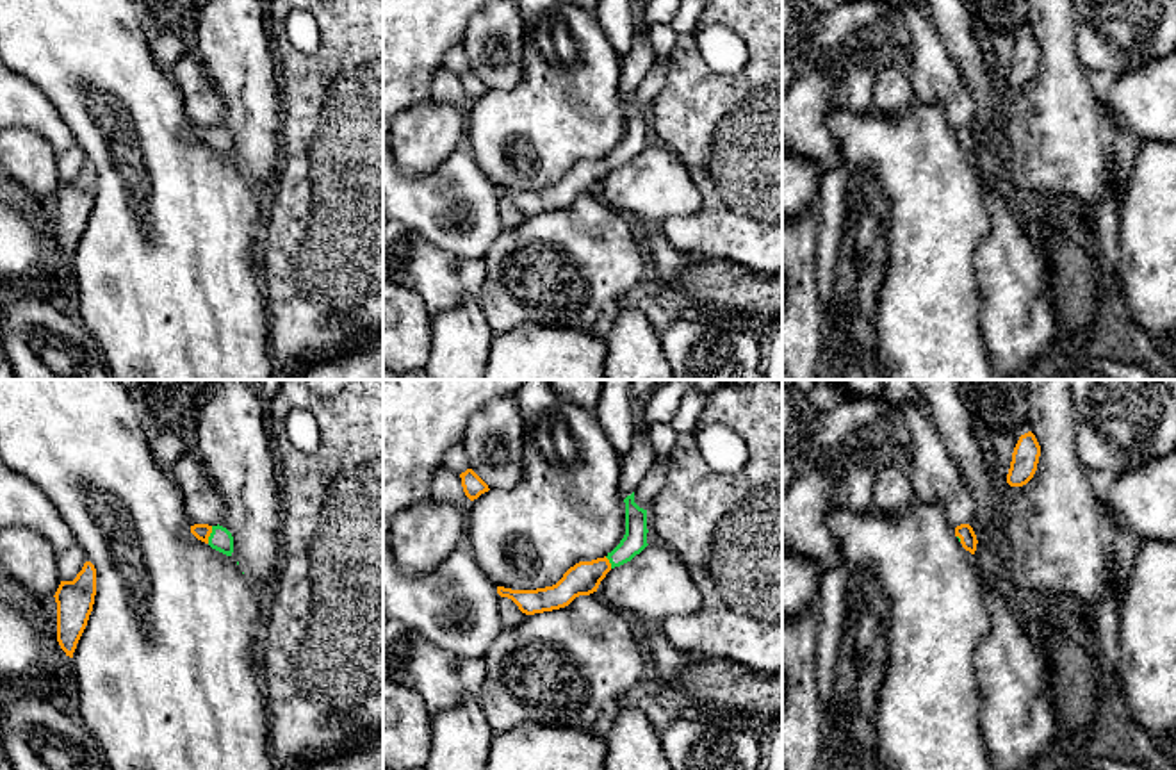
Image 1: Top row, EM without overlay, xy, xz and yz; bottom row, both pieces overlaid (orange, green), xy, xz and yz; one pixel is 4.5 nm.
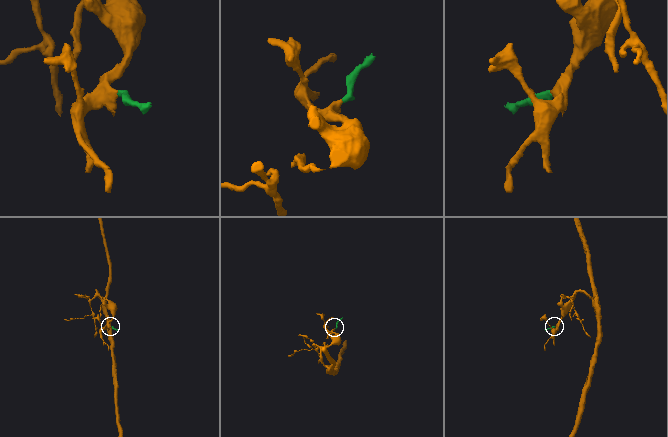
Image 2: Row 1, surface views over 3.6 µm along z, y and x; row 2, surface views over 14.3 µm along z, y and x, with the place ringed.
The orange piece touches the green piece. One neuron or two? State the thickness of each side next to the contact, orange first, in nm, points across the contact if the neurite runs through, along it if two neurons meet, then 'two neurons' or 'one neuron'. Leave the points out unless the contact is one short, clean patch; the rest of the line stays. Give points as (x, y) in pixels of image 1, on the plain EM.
calibres 80 and 100 nm; way xy (202, 132), (209, 136), (220, 139); one neuron

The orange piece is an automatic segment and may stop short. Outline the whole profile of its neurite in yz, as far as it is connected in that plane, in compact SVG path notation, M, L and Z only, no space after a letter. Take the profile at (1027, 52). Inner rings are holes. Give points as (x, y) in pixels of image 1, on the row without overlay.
M1032 32L1021 36L1012 53L1007 84L1010 87L1026 86L1037 71L1039 57L1041 46L1035 36Z

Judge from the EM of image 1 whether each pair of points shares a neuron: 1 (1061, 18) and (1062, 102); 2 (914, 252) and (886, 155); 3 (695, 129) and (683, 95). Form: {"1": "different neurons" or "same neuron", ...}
{"1": "same neuron", "2": "same neuron", "3": "same neuron"}

